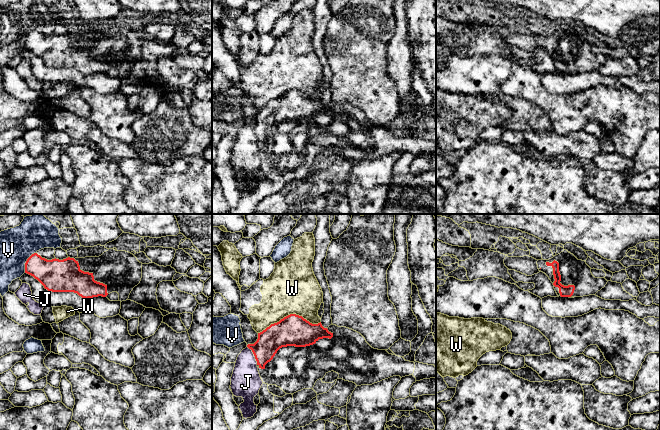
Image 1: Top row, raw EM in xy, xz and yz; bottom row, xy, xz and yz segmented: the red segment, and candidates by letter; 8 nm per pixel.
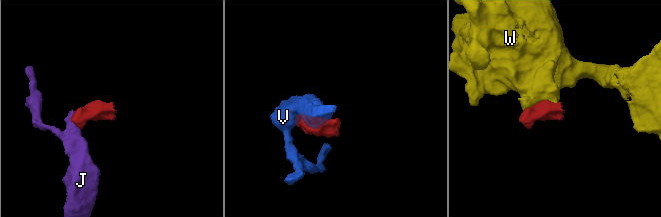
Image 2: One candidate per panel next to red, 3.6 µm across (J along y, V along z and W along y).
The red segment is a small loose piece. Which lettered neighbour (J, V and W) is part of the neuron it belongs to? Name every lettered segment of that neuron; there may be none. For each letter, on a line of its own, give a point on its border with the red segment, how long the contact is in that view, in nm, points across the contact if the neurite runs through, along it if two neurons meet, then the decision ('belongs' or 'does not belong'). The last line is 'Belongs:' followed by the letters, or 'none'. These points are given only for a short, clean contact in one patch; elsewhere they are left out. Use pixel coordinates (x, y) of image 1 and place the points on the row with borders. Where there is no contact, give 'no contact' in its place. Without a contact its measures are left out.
J: meets red in xz at (254, 355); contact 170 nm long; border along xz (247, 346), (251, 350), (257, 364); does not belong
V: meets red in xy at (26, 261); contact 190 nm long; border along xy (36, 252), (27, 259), (24, 272); does not belong
W: meets red in xz at (290, 314); contact 500 nm long; does not belong
Belongs: none

